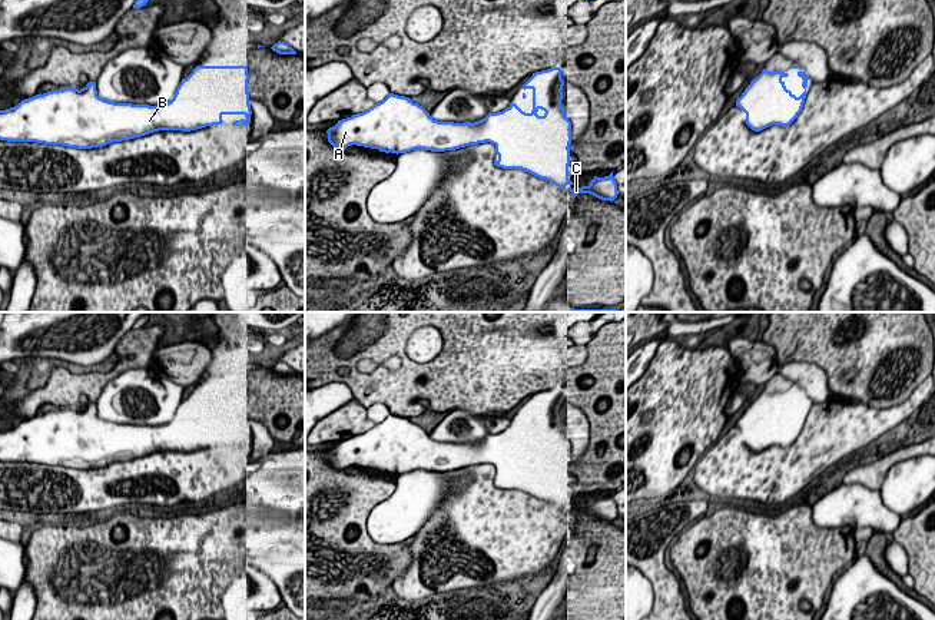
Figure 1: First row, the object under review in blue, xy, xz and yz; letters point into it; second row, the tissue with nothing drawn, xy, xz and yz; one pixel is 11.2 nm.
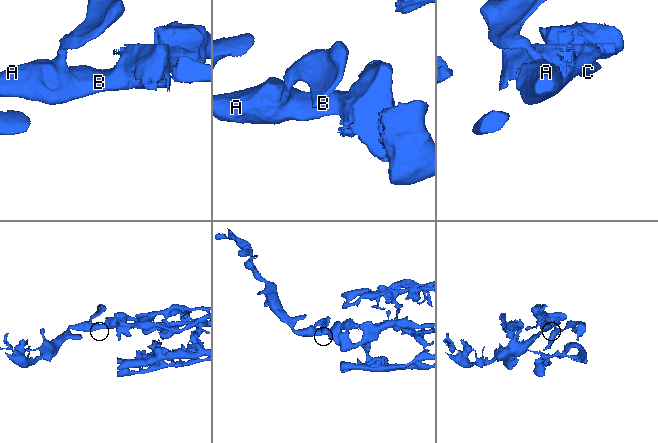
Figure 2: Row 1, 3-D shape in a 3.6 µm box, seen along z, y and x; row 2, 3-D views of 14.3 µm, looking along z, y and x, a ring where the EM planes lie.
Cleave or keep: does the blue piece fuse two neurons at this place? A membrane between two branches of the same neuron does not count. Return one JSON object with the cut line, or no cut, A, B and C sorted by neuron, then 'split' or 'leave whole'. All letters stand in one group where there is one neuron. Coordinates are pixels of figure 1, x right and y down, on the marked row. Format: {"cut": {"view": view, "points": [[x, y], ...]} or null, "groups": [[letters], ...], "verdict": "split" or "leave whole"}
{"cut": null, "groups": [["A", "B", "C"]], "verdict": "leave whole"}

